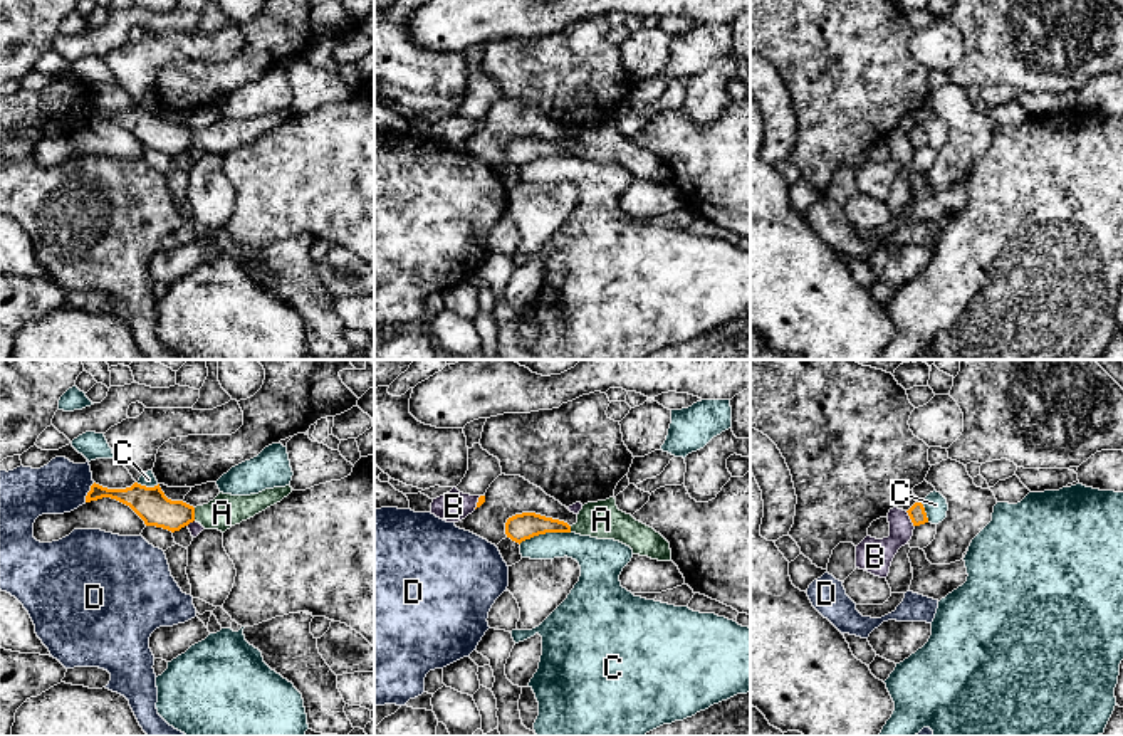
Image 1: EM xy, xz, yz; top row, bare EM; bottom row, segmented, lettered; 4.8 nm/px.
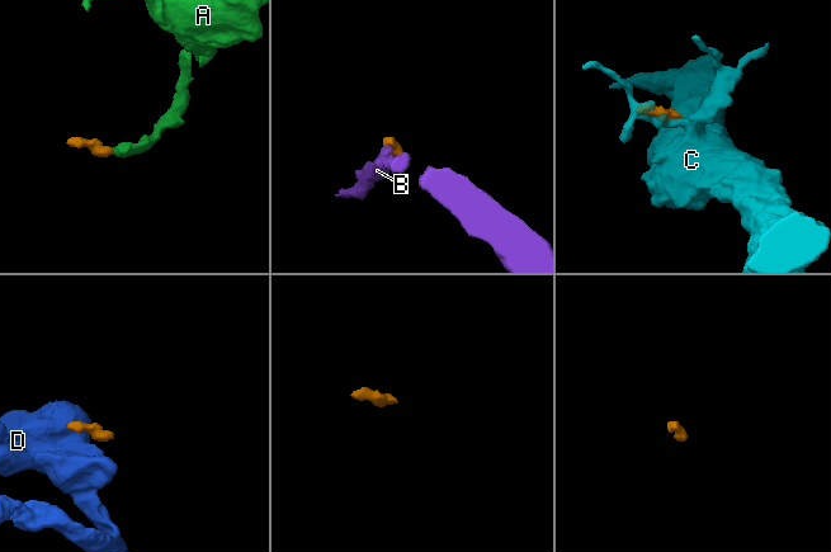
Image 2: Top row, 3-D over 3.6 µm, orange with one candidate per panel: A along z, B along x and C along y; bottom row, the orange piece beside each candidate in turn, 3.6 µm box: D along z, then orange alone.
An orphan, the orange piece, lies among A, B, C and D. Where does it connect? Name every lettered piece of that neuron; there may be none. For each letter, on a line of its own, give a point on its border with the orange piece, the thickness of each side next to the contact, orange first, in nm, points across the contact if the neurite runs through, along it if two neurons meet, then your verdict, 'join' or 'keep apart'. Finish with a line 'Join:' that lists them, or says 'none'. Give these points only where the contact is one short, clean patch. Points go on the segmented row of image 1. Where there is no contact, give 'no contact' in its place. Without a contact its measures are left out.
A: xy (193, 515) | 160/160 nm | across xy (150, 503), (168, 515), (193, 515), (222, 513) | join
B: yz (910, 518) | 80/160 nm | keep apart
C: xz (544, 533) | 130/160 nm | along xz (569, 531), (546, 531), (519, 543) | keep apart
D: xy (88, 493) | 130/260 nm | along xy (94, 483), (84, 501) | keep apart
Join: A

